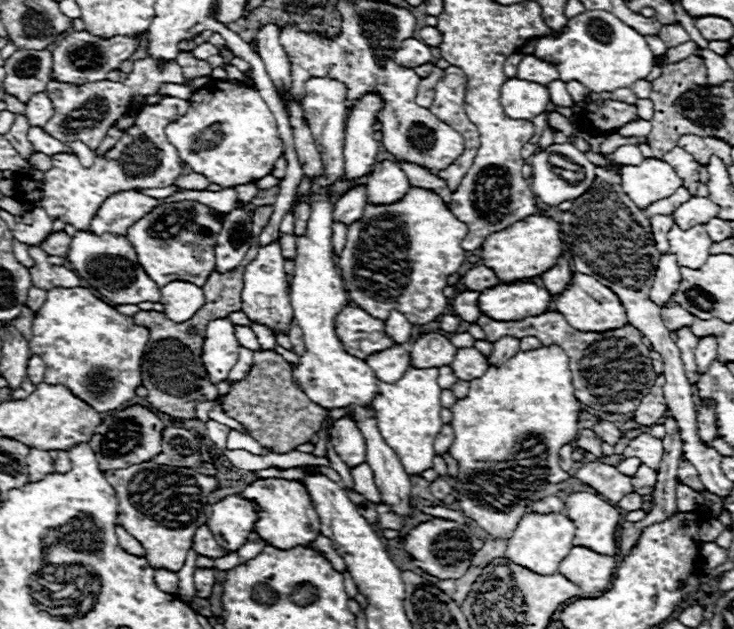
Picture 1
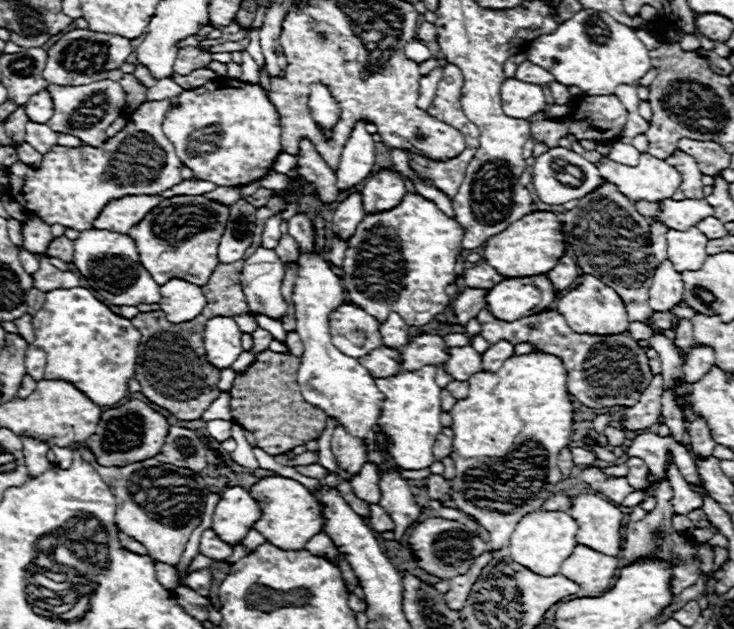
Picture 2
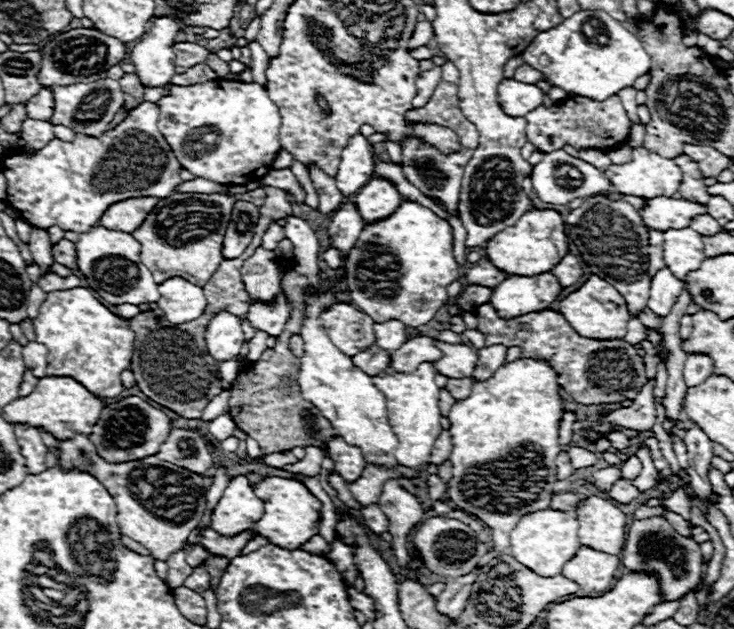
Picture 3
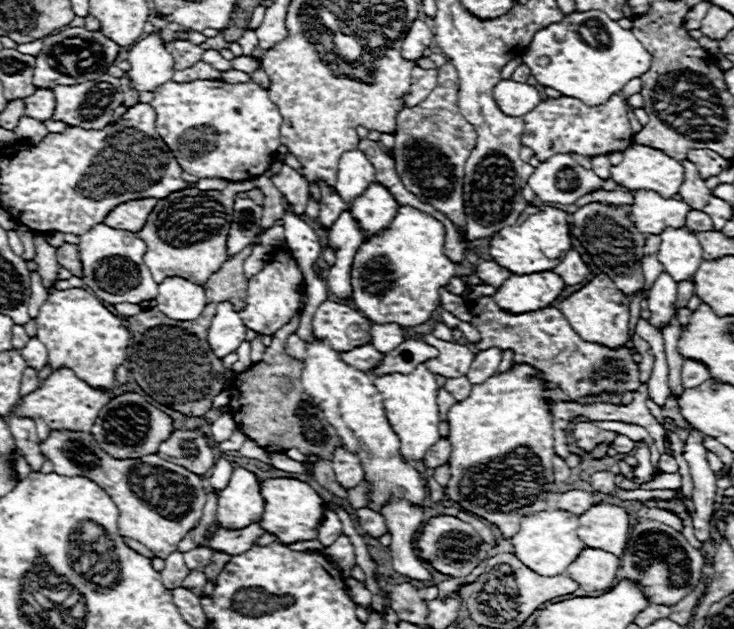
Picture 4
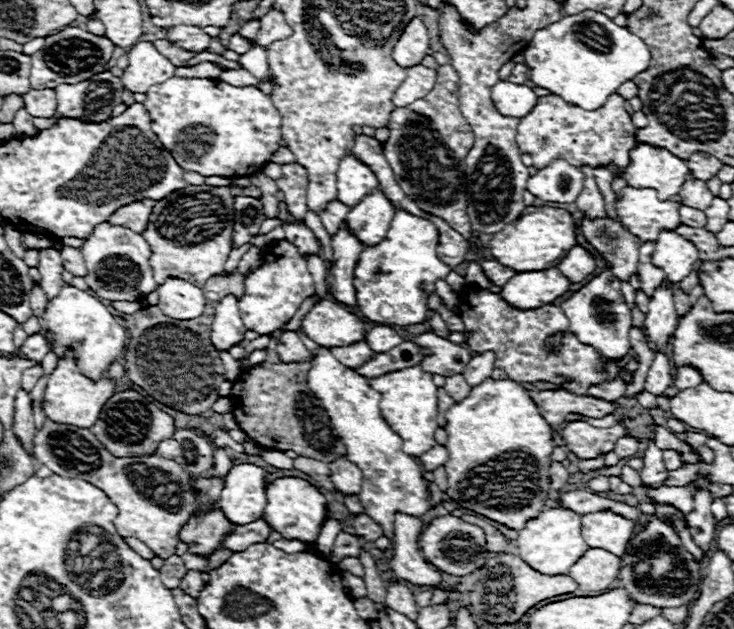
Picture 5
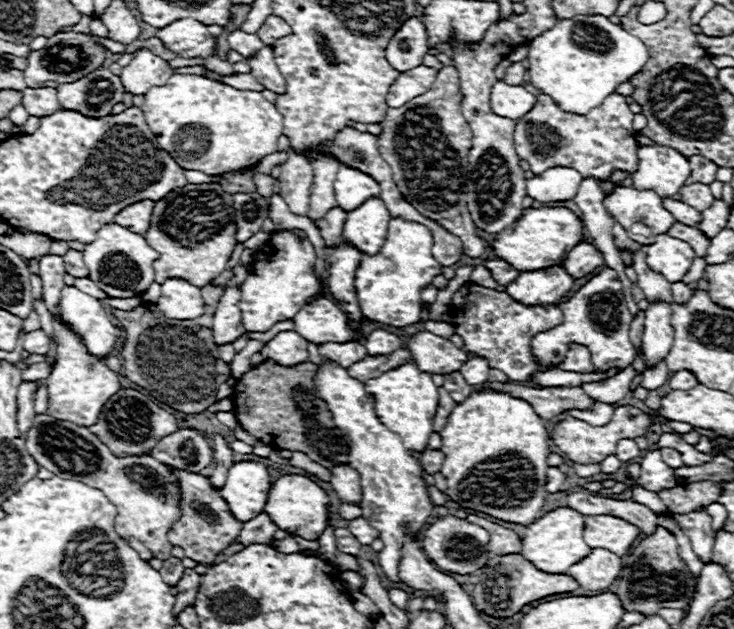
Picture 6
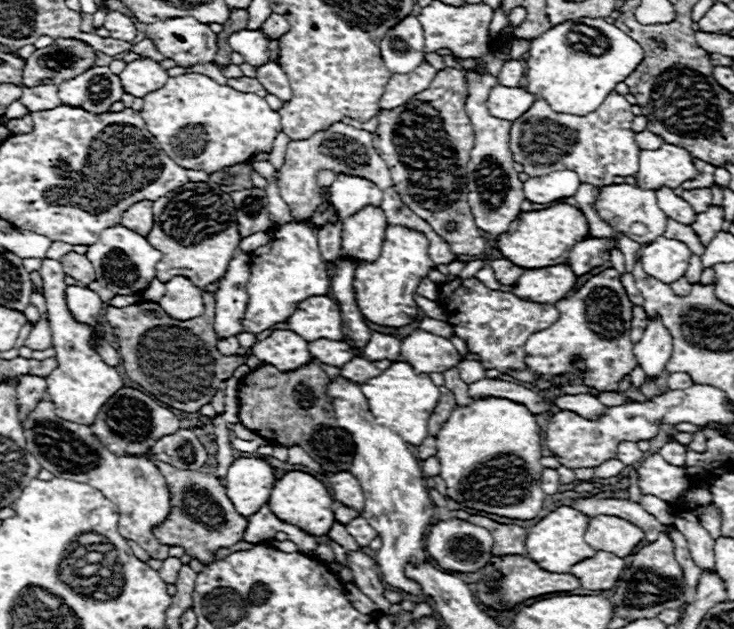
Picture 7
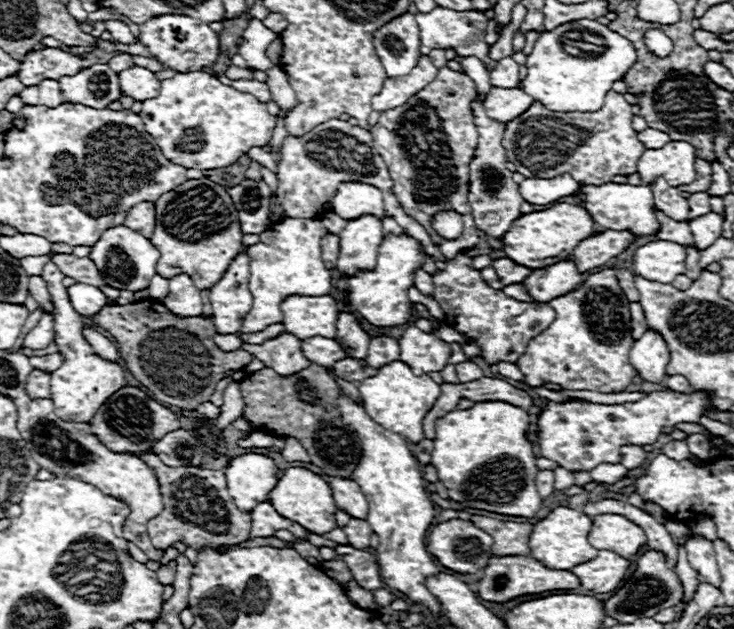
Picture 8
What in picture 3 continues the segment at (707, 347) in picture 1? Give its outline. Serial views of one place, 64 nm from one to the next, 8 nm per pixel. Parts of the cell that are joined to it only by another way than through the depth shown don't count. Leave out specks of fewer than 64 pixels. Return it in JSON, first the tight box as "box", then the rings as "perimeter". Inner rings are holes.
{"box":[682,354,714,388],"perimeter":[[[688,354],[682,376],[684,376],[686,386],[692,388],[692,386],[702,384],[712,374],[712,370],[714,370],[714,366],[712,366],[712,360],[708,356],[704,356],[704,354]]]}

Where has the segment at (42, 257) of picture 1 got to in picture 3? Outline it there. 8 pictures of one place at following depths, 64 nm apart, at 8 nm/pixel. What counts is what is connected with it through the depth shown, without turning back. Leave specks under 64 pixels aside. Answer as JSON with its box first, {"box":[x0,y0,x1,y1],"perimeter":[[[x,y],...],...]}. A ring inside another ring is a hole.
{"box":[40,272,82,292],"perimeter":[[[54,272],[50,274],[44,274],[40,278],[40,288],[46,290],[46,292],[54,292],[54,290],[68,290],[68,288],[76,288],[76,286],[82,286],[82,280],[78,276],[68,276],[68,278],[62,278]]]}

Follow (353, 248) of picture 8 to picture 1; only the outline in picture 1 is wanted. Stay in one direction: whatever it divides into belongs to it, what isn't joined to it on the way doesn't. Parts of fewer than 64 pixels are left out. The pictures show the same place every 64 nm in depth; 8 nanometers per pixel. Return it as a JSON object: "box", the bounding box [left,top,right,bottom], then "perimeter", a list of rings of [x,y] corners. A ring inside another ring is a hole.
{"box":[366,160,410,204],"perimeter":[[[384,160],[374,164],[374,170],[366,178],[368,204],[392,204],[406,194],[410,182],[396,162]]]}

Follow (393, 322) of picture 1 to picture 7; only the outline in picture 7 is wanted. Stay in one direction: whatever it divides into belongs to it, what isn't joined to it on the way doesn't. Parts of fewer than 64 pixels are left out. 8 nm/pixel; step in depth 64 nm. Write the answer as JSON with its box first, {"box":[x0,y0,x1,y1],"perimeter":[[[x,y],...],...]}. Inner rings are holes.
{"box":[364,332,400,362],"perimeter":[[[372,332],[370,342],[366,344],[364,356],[370,358],[370,362],[380,362],[380,360],[390,360],[396,362],[400,358],[400,338],[390,336],[390,334],[380,334]]]}

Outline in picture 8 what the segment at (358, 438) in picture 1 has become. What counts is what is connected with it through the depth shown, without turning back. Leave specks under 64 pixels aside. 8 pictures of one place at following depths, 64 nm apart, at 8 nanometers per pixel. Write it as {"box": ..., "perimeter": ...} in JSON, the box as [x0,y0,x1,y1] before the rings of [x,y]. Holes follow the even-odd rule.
{"box":[330,478,368,520],"perimeter":[[[330,478],[330,488],[334,494],[334,502],[340,510],[344,510],[350,518],[366,520],[368,502],[360,492],[360,486],[346,478]]]}

